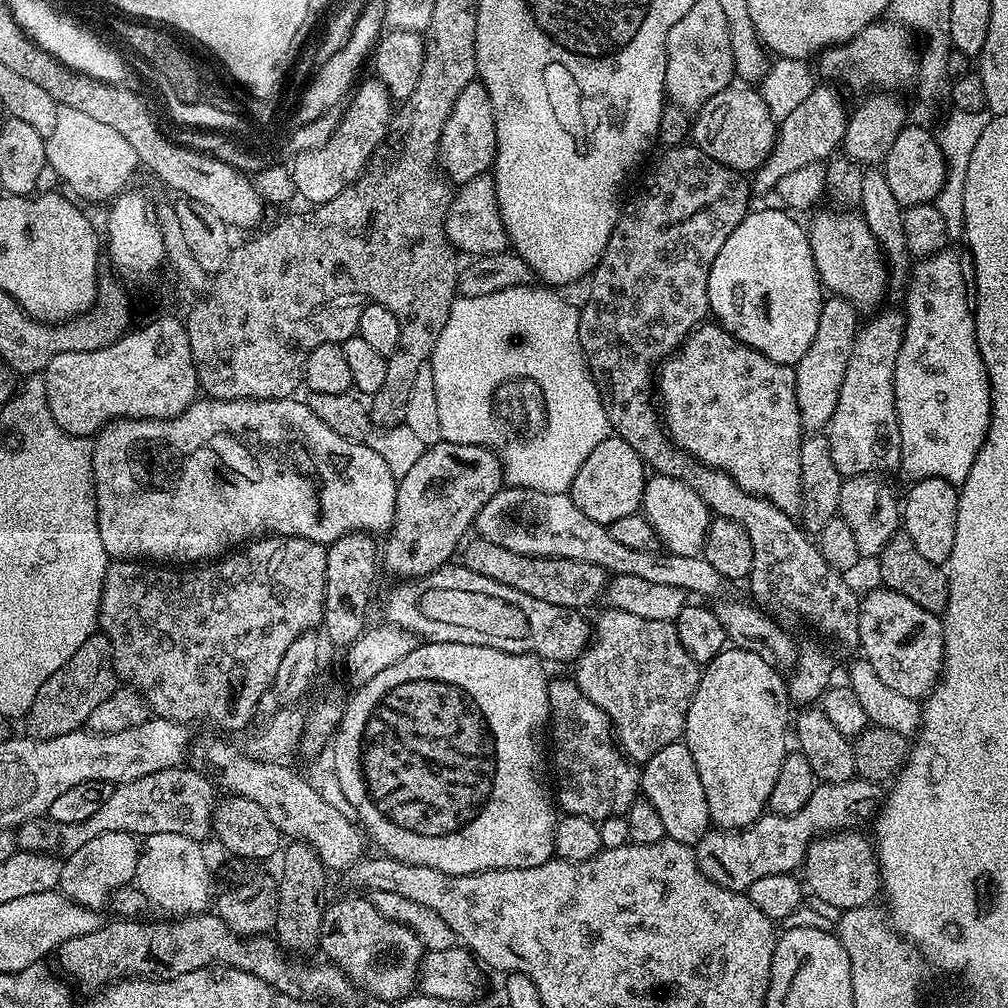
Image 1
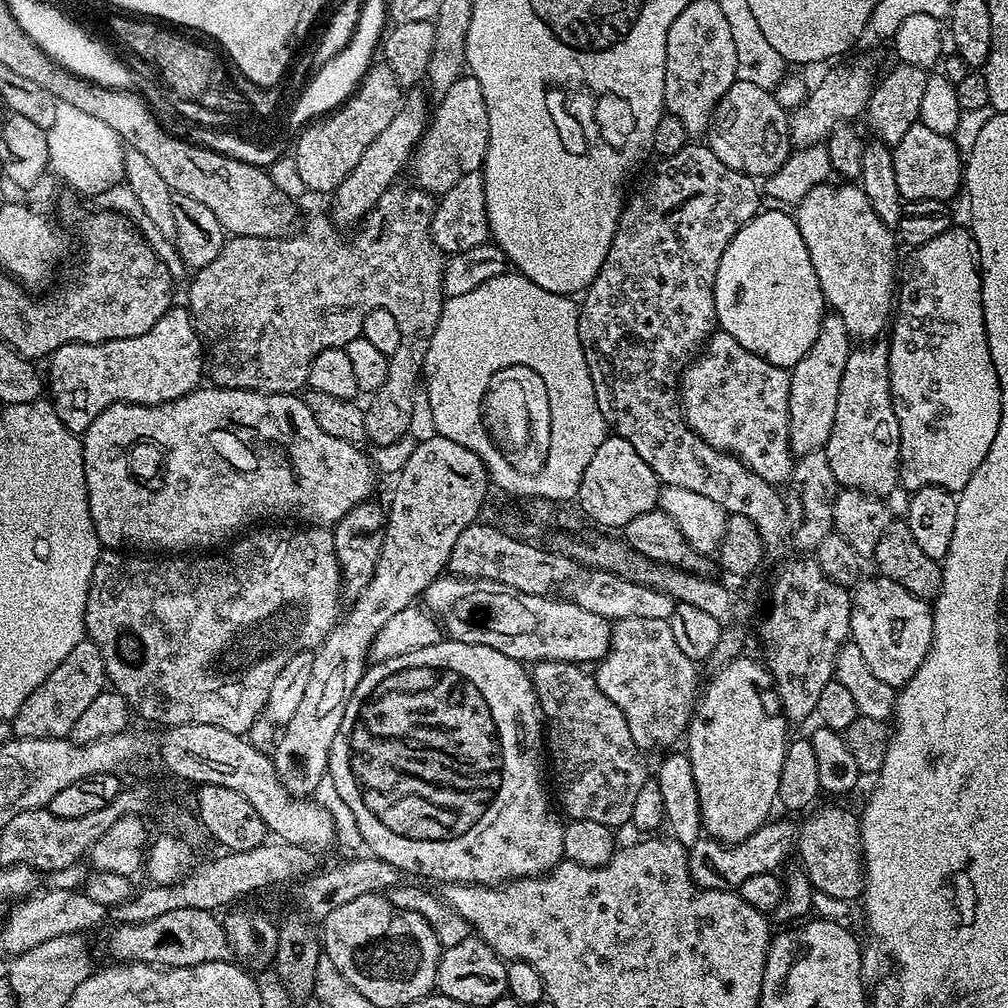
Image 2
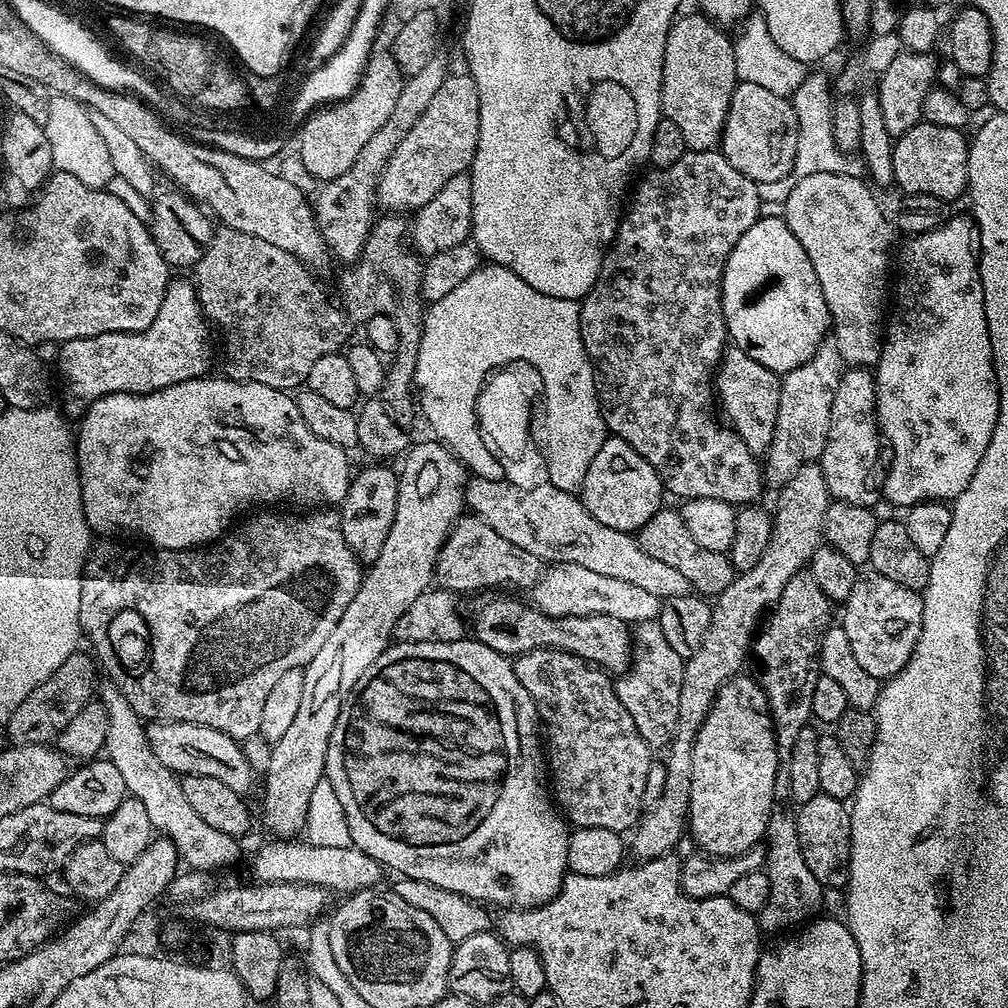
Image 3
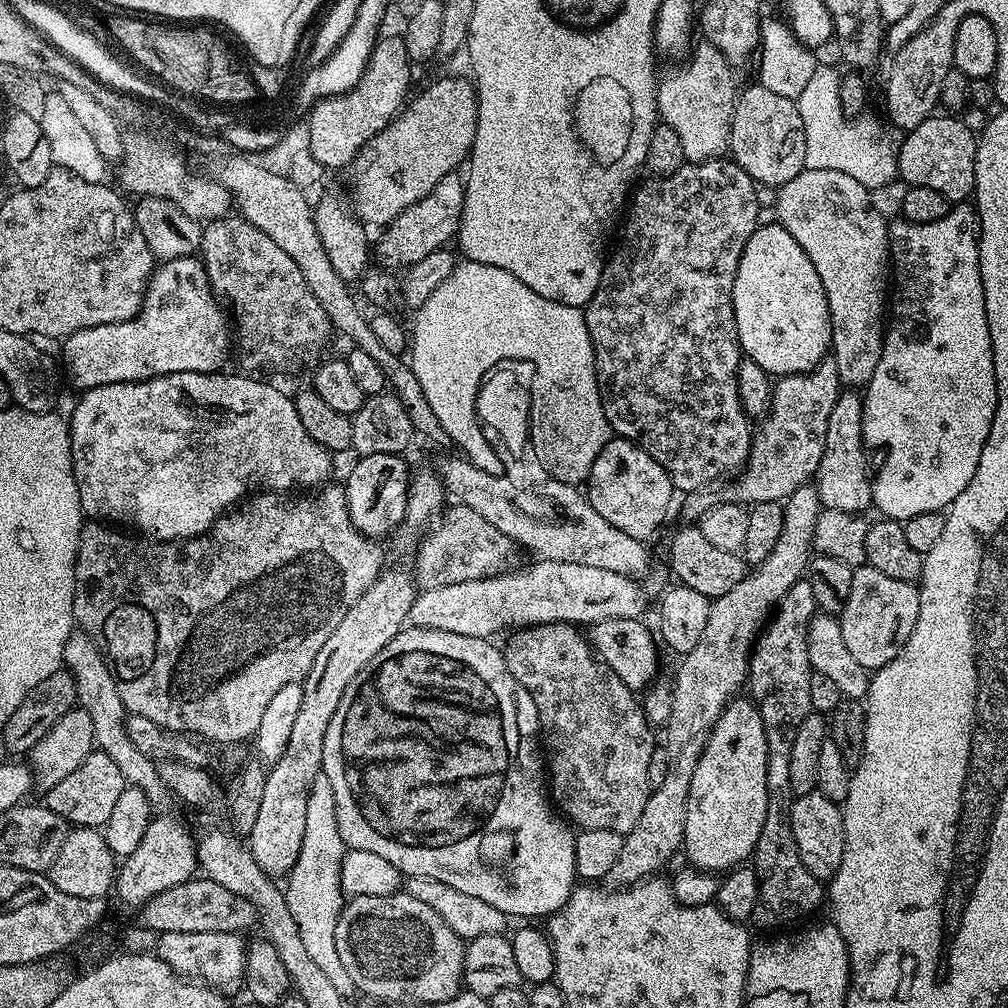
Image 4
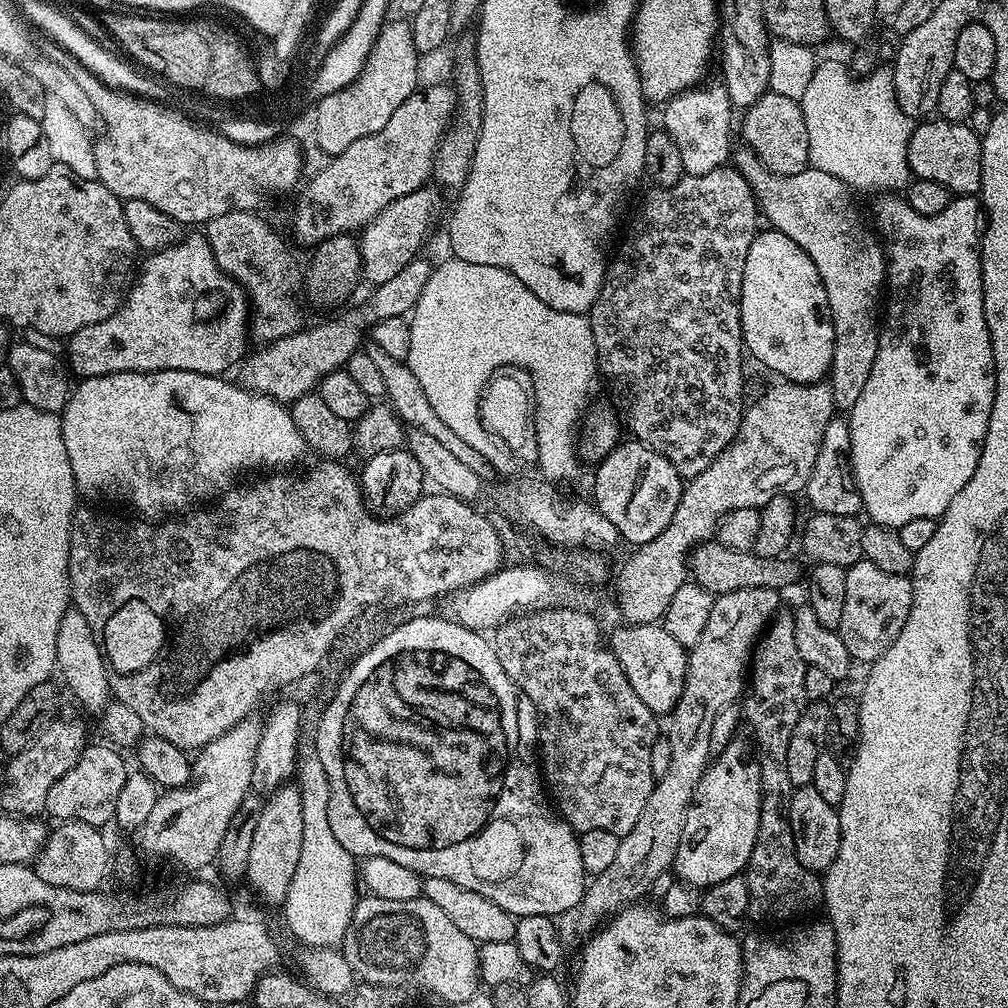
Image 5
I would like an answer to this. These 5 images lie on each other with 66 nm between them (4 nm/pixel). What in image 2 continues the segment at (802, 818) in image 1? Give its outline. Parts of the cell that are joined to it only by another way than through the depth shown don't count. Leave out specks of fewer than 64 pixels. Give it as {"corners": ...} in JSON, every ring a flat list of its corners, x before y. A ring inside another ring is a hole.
{"corners":[[773,819,764,824,757,832,750,834,740,844,723,844,720,840,701,838,693,844,687,845,688,869,690,878,700,888,710,890,722,890,731,892,739,890,746,878,776,872,784,864,788,855,793,855,798,844,798,832,795,827,791,828,784,820]]}

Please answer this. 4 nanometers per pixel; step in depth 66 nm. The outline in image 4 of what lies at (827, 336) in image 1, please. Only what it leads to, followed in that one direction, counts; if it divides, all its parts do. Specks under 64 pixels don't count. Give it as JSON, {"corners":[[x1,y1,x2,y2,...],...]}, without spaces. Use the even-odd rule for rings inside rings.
{"corners":[[830,358,808,372,782,376,775,381,772,402,752,437,748,461,735,477,732,492,737,497,733,497,741,505,751,506,771,500,783,502,790,493,815,477,818,462,822,462,822,450,826,450,826,422,841,391,838,366]]}

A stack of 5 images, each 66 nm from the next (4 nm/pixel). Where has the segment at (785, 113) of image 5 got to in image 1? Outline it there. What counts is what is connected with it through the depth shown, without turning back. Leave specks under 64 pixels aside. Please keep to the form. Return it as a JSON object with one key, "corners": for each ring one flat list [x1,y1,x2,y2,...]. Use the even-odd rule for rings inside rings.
{"corners":[[729,86,710,102,695,109,690,124,690,140,710,158,722,162,741,174,755,173,766,162,776,147,778,120,772,116,763,100,763,94,752,86]]}

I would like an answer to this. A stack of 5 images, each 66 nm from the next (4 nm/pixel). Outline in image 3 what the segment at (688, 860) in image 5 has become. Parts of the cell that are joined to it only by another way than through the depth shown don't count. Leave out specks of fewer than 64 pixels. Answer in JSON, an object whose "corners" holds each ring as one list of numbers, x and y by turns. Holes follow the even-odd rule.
{"corners":[[737,674,731,680,727,680,720,687,716,695,716,701,710,706,710,714,706,714,706,722,698,730,696,740,692,744,692,769,690,770,690,802,688,803,688,815,686,817,687,827,692,832,692,840,695,847,709,856,737,856,743,852,749,852,751,848,757,847,765,839,764,831,772,820,772,799,776,796,776,770,781,769,782,757,776,749,776,732,772,729,772,711,768,708,768,699,764,689,760,687,759,679,752,680,745,674]]}

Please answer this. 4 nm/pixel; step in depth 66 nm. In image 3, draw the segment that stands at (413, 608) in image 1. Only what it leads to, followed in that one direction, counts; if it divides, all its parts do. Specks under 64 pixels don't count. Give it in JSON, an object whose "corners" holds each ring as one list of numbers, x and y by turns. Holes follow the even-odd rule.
{"corners":[[492,594,488,601,476,612,476,621,470,624,474,631,475,639,480,643,490,646,490,650,501,652,504,656,515,658,524,652,529,652,535,648,562,648,587,660,589,664,603,668,612,674,623,674,632,663,632,649,634,647,634,632,630,625,624,620,619,620,613,616,548,616,531,603,523,604,520,600,515,600,508,594]]}

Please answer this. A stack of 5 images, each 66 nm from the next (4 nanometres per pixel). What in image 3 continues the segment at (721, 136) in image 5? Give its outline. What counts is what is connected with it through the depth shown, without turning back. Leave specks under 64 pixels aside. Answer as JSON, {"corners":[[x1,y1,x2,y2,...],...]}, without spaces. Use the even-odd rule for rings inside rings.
{"corners":[[693,10,689,16,681,15,679,18,673,20,672,29,668,31,666,38,666,54,664,55,664,65,662,66,662,90,660,91,660,111,663,119,674,122,674,126,678,126,678,131,682,134,682,138,686,138,686,146,689,150,694,152,711,152,719,145,720,137,724,135,724,123,726,122,726,114,730,106,730,98,734,94,736,85,738,83,735,72,735,46,733,44,733,37,727,36,725,29,721,25,715,24,714,21,709,20,707,16,701,14,699,11]]}

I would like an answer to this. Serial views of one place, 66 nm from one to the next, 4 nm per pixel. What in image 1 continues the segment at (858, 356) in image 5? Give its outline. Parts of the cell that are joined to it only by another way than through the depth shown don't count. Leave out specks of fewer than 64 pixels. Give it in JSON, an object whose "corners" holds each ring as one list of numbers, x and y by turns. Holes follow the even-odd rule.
{"corners":[[832,211,836,212,818,213,812,220,812,228,810,224,807,229,820,283,831,295,841,296,843,300,852,303,857,313,871,313,885,303,884,291,890,285,890,269,886,257,859,211]]}

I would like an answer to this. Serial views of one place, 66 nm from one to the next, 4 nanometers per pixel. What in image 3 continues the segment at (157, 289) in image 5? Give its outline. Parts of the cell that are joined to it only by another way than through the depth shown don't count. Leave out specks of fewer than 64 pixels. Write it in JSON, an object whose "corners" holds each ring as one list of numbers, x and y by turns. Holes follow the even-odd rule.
{"corners":[[173,279,162,298,158,318,146,330,74,338,59,345,60,376,72,399,65,402,63,411,79,418,88,405,106,394,161,392,166,386,209,375,212,340,208,332,210,325,200,309,195,283,191,279]]}

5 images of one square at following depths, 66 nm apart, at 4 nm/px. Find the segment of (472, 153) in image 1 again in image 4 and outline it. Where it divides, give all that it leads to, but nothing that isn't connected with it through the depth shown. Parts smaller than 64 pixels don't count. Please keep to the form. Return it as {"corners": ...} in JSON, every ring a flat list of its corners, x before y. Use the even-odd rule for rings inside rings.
{"corners":[[460,76,434,81,417,100,411,99,391,124,361,148,354,164,356,173,352,176,350,191,350,203,360,223,387,226,402,214,402,210,426,198,446,174,459,169,469,159,475,133,475,83]]}

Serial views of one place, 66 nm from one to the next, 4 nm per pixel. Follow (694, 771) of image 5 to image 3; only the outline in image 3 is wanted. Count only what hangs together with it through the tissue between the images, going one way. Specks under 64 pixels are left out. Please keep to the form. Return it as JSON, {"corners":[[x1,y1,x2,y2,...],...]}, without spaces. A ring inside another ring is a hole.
{"corners":[[819,463,804,464,794,474,794,478,787,480,779,489,780,497,776,500,776,512,772,516,772,537,766,546,766,554,762,554,760,561,751,570,746,570,733,575,730,586,722,590,715,597,712,604,712,617,710,618,710,630,706,632,706,638,702,640,702,646,687,657,684,665,684,678,682,680,682,699,678,702,678,726,672,736,672,742,666,752,668,773,666,774,666,790,662,790,662,798,654,802,641,815,634,831,630,836,630,852,637,861,653,860,658,856,667,856,673,851,672,847,680,840,680,835,686,832,686,817,688,815,688,803,690,802,690,770,692,769,692,744,696,740,698,730,702,722,706,722,706,714,710,714,710,706,716,701,718,690,727,680,741,671,744,659,749,659,753,639,758,631,758,625,762,617,775,604,776,599,786,590,786,582,794,578,794,574,805,571,812,560,814,550,822,547,824,540,824,519,830,503,830,497,826,490,826,478,822,478,822,470]]}

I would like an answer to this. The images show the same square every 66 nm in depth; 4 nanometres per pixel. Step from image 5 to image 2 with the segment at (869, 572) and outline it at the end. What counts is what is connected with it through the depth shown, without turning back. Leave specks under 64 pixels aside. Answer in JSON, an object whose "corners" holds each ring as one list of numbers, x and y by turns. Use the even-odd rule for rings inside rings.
{"corners":[[879,574,861,579,851,593,850,610,851,643,862,650,866,666,874,678,886,682,891,688,901,689,922,666,932,648,932,609,929,601,920,600,898,582]]}

